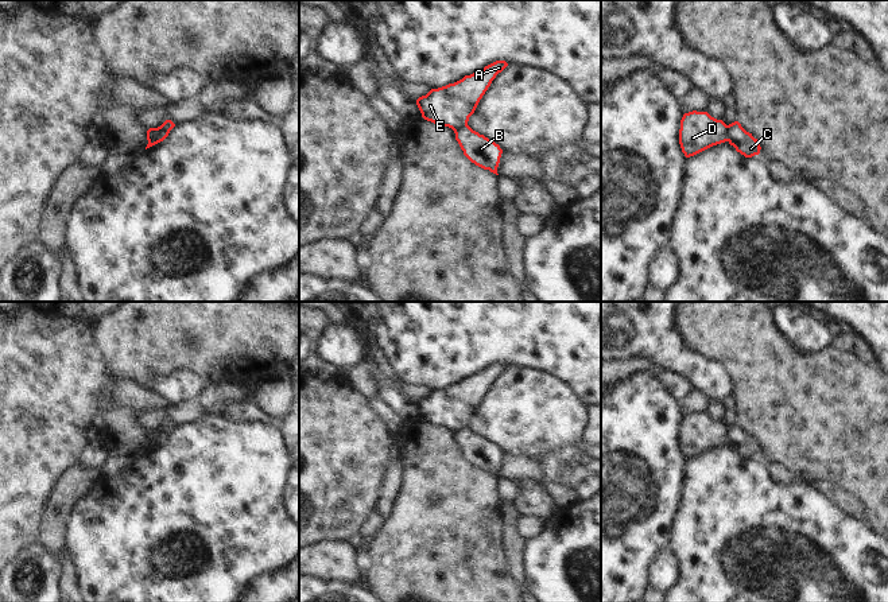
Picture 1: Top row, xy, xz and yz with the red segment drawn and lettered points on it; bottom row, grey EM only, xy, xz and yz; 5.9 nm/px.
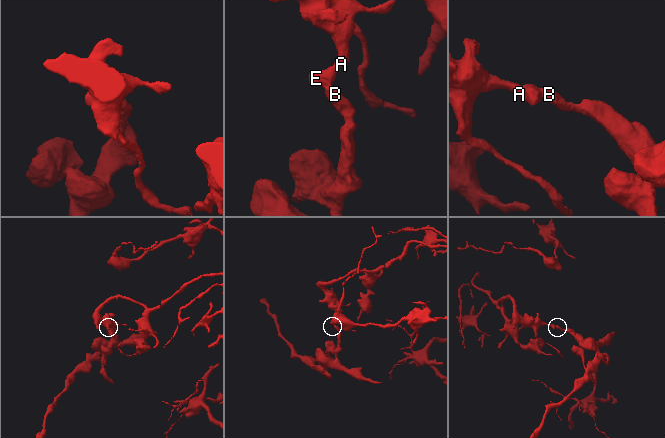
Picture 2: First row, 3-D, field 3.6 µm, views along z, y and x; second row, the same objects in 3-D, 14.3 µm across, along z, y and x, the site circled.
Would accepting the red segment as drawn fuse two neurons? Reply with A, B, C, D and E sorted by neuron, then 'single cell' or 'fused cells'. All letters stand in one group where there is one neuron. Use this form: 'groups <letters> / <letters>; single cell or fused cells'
groups A D E / B C; fused cells

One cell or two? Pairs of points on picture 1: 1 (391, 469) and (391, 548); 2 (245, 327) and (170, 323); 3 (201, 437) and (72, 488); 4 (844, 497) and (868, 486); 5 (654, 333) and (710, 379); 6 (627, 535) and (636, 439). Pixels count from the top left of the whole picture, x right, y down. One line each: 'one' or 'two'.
1: two
2: one
3: two
4: two
5: one
6: one

